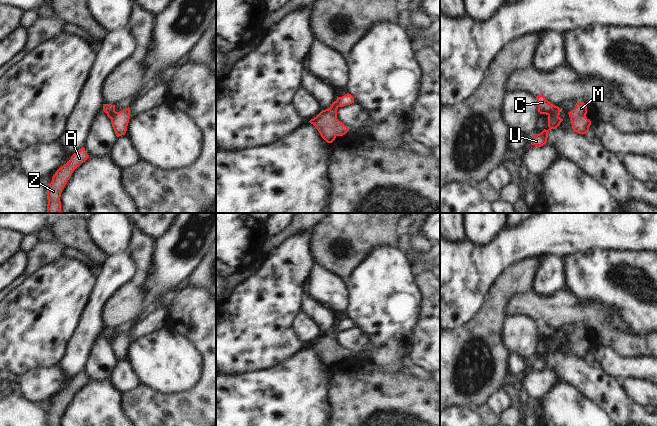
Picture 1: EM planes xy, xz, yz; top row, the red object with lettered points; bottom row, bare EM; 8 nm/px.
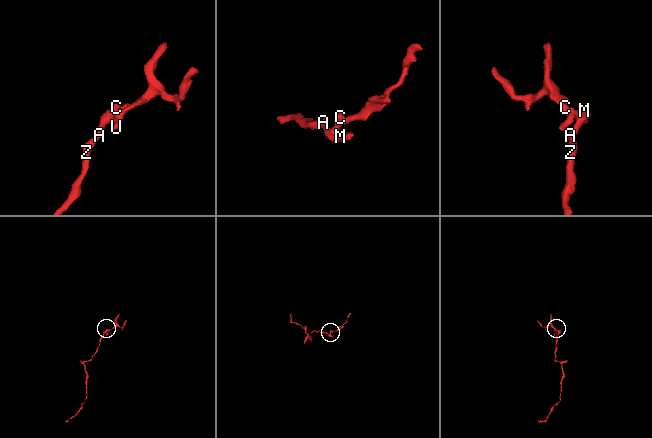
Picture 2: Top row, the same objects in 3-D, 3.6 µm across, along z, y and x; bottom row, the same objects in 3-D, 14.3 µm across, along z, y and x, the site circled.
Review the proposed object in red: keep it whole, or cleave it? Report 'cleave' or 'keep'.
cleave

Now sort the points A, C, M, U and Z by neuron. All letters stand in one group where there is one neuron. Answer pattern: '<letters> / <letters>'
A C M Z / U

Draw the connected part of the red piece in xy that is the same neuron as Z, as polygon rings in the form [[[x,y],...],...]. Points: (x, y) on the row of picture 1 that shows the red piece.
[[[84,147],[76,151],[70,160],[61,166],[53,175],[52,181],[47,188],[47,212],[46,213],[60,213],[61,212],[61,193],[70,179],[74,170],[89,158]]]

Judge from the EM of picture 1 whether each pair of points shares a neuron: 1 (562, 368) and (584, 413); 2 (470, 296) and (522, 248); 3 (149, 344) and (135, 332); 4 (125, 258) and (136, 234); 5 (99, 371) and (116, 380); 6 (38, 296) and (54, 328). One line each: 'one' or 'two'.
1: two
2: one
3: two
4: two
5: two
6: one

